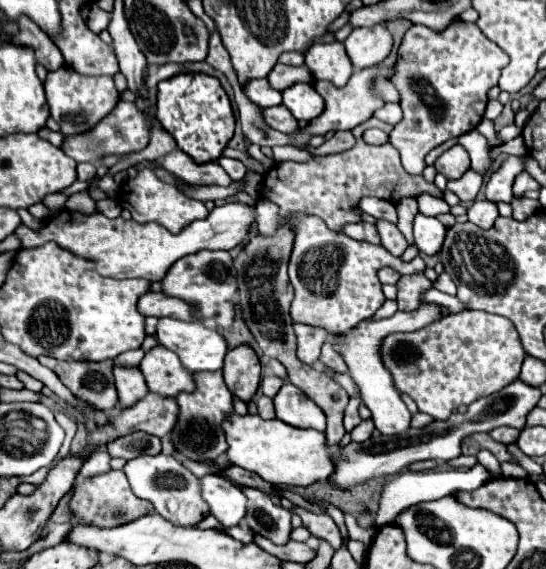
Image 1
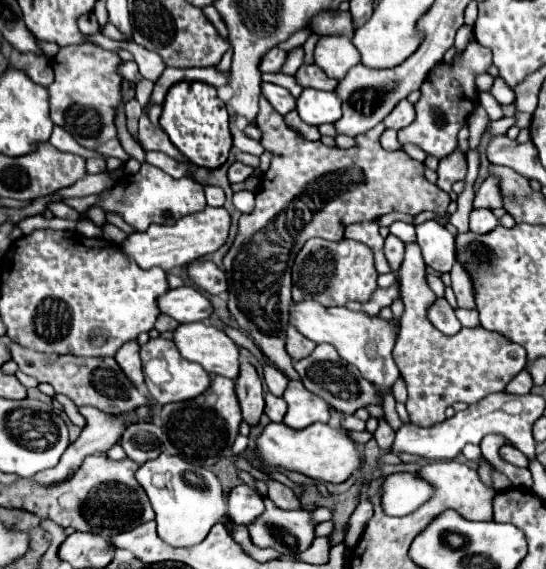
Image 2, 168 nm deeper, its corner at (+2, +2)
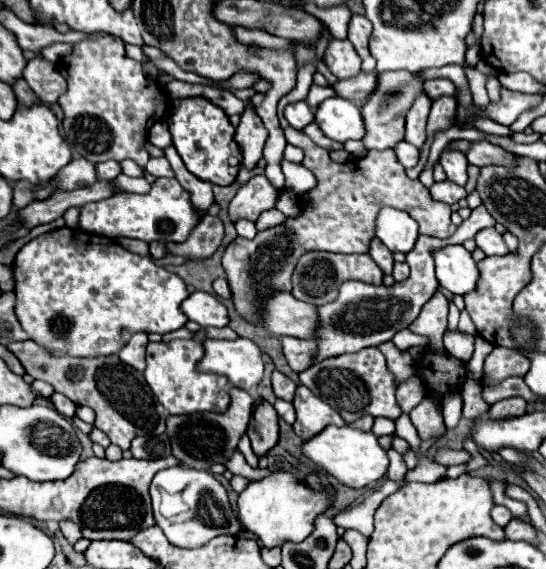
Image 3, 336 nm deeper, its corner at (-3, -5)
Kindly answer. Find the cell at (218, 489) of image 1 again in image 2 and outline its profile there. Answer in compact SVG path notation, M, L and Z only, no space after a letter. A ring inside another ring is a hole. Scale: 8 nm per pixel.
M247 484L231 488L231 492L225 496L225 502L227 502L227 514L235 524L247 526L263 512L261 494L249 488Z

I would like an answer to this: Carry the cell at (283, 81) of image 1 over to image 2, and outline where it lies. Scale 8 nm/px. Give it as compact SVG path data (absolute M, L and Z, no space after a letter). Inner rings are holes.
M303 64L297 72L295 72L295 80L301 86L311 86L315 90L333 90L337 86L337 80L327 78L327 74L323 74L323 70L319 70L319 66L315 64Z

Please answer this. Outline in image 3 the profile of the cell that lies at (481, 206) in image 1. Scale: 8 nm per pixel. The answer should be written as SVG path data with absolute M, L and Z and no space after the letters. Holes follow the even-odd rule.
M490 227L490 229L482 229L478 235L476 235L476 243L478 247L486 253L486 255L508 255L508 247L502 239L502 235Z

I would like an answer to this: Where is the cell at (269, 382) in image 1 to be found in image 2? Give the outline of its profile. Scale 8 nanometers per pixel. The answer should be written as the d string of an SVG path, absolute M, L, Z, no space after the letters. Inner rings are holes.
M265 366L263 368L263 376L265 376L265 384L267 384L267 388L269 388L271 394L281 396L285 392L289 378L281 370L277 370L275 366Z

